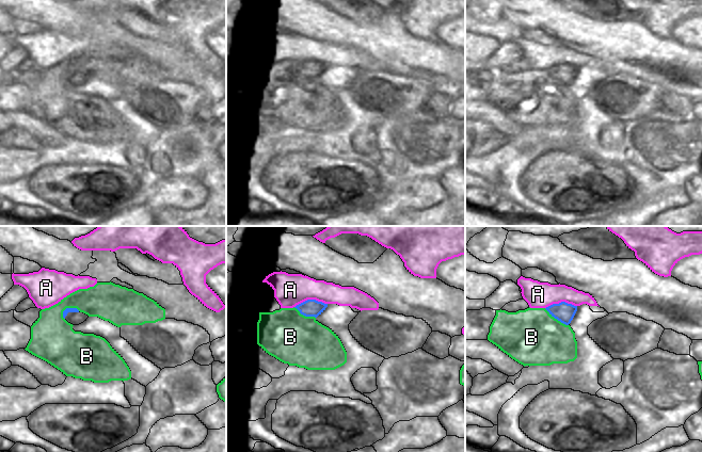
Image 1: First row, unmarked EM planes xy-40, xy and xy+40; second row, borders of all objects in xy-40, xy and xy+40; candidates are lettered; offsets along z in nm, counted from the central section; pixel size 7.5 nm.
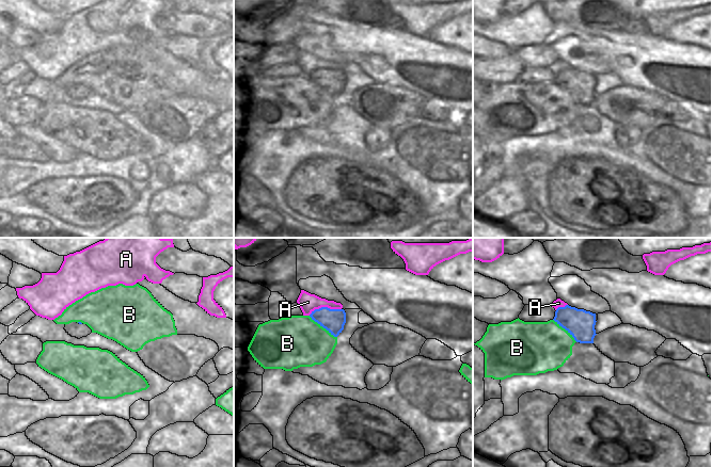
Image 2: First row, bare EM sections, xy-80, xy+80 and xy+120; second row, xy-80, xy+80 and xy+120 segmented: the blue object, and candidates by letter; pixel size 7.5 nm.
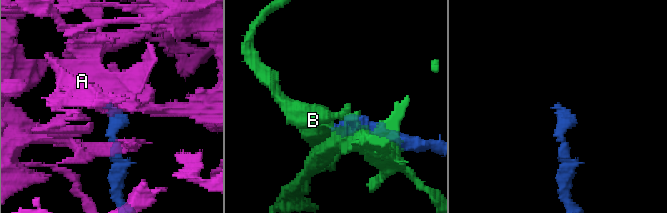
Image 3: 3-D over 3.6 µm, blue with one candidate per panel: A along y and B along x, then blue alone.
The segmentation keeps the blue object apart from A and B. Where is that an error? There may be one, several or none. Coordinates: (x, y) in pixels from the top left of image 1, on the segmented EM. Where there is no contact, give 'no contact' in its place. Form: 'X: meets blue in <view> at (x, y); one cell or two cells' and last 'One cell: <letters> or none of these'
A: meets blue in xy at (310, 300); two cells
B: meets blue in xy+40 at (556, 318); two cells
One cell: none of these

